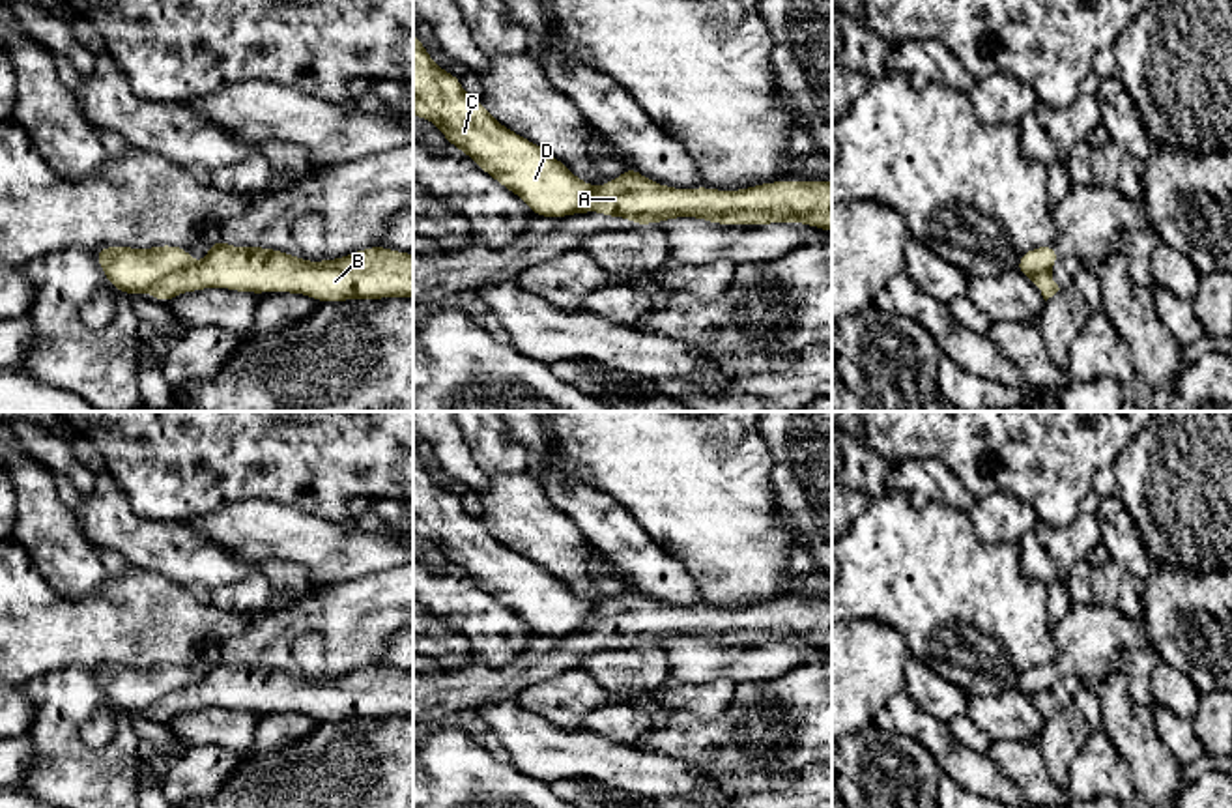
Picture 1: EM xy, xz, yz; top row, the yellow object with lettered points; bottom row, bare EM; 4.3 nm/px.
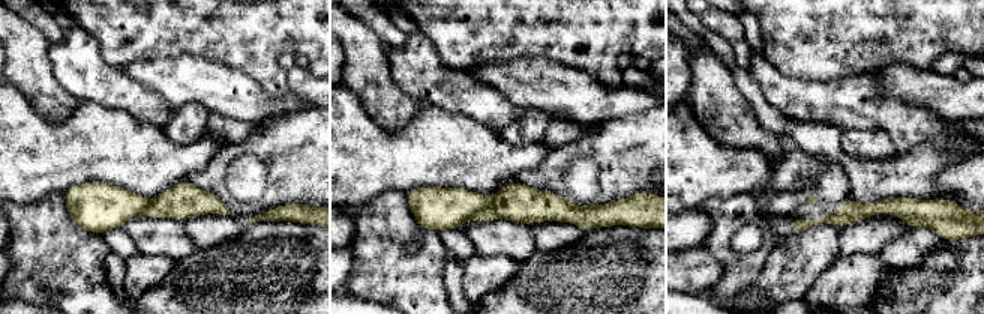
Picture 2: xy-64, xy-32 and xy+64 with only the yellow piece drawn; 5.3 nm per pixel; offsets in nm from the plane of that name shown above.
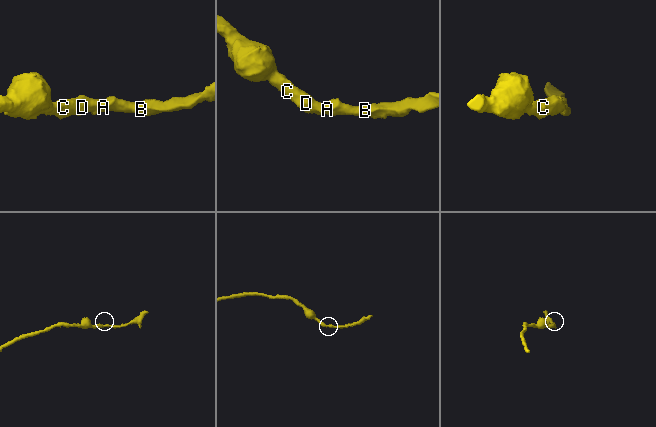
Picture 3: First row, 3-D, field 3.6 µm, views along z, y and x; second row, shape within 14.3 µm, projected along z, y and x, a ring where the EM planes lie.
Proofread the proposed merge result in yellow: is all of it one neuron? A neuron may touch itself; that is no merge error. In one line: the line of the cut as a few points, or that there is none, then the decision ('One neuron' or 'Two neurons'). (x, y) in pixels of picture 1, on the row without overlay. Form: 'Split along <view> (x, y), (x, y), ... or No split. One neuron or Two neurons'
Split along xy (193, 683), (163, 696), (152, 711). Two neurons

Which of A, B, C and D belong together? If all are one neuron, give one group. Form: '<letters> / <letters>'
A B / C D

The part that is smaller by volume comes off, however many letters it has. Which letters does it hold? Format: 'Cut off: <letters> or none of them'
Cut off: A, B

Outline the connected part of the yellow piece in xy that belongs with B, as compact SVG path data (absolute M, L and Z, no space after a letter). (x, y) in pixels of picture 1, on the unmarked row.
M215 656L200 683L159 700L153 714L168 724L178 713L204 707L303 713L318 722L413 716L413 673L378 664L308 681L265 666L232 666Z

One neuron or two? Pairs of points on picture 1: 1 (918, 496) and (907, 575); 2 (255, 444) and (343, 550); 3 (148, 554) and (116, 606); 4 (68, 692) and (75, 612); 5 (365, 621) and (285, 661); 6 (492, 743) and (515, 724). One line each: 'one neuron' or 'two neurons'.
1: two neurons
2: two neurons
3: two neurons
4: two neurons
5: one neuron
6: two neurons

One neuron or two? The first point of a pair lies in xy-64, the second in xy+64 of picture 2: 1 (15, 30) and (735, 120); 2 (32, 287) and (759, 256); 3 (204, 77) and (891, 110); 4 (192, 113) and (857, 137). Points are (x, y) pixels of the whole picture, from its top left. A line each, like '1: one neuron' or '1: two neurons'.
1: one neuron
2: one neuron
3: two neurons
4: one neuron

